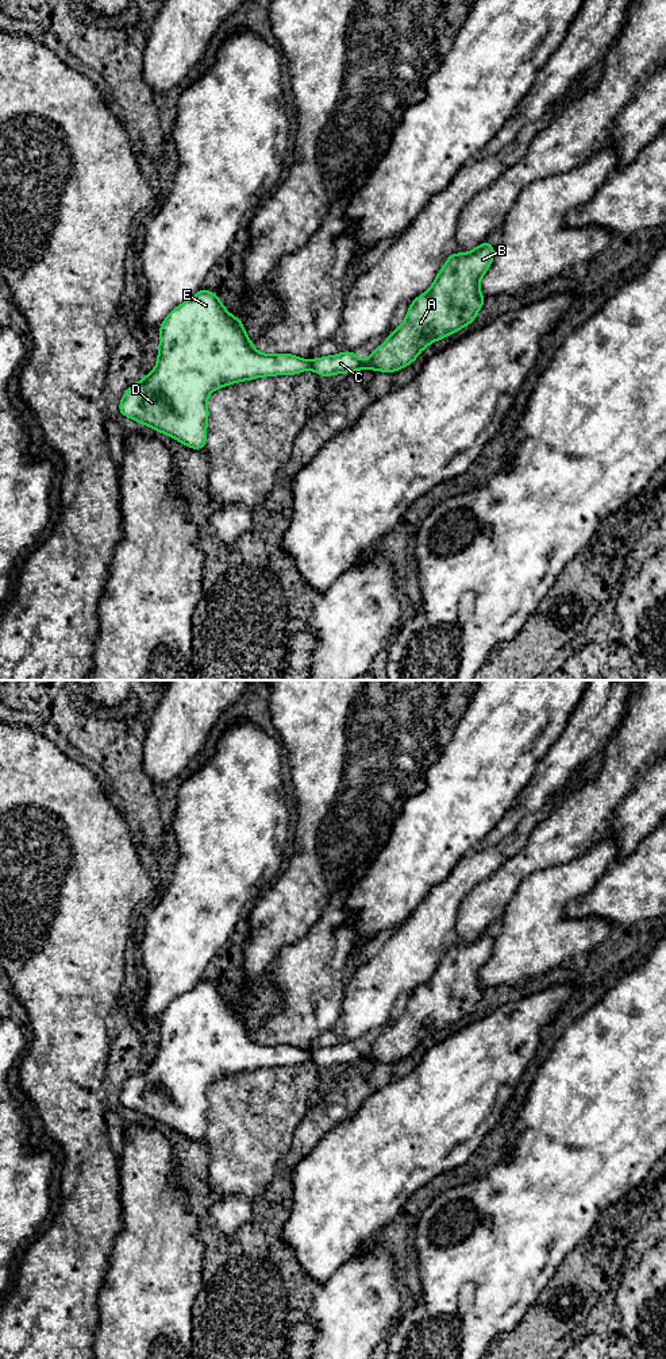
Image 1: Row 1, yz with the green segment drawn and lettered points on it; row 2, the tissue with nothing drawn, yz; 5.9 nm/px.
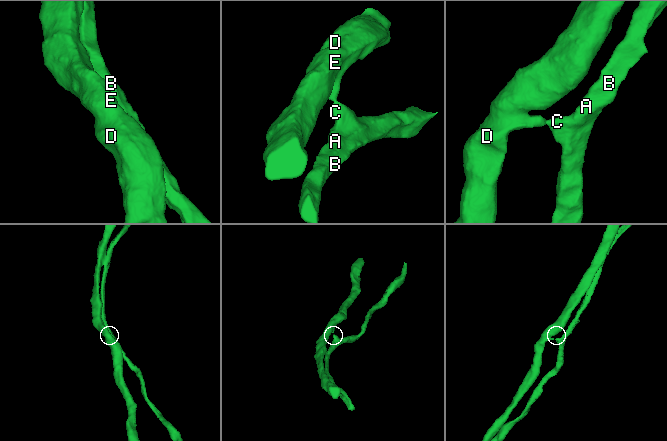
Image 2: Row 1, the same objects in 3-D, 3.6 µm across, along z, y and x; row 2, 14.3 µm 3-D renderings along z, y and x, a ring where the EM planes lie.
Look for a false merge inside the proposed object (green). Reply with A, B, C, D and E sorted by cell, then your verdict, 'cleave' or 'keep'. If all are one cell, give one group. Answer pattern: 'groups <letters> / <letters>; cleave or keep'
groups A B C / D E; cleave

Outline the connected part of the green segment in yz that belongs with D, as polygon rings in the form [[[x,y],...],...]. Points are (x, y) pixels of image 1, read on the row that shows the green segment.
[[[204,287],[174,308],[159,325],[155,368],[127,389],[119,413],[181,441],[203,449],[207,443],[208,395],[223,386],[270,375],[292,375],[312,367],[312,362],[292,354],[258,352],[243,329],[242,320],[228,313],[217,294]]]

